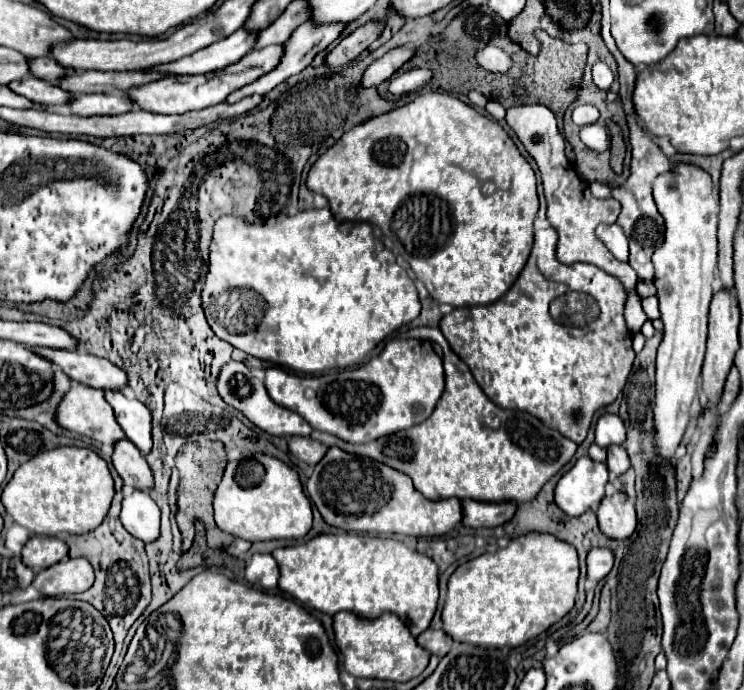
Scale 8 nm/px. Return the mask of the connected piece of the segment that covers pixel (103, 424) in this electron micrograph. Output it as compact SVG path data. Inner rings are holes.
M71 382L71 388L65 392L63 400L59 402L57 410L55 410L55 422L71 432L77 432L81 436L89 436L101 444L113 446L117 440L121 440L125 434L121 430L121 426L117 424L111 406L107 404L107 400L103 398L103 392L79 382ZM71 402L77 402L77 406L71 406Z

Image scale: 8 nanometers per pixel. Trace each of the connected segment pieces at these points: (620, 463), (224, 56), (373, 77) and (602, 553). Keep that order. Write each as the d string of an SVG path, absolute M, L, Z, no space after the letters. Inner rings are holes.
M609 446L607 448L607 468L611 474L621 476L629 468L629 456L623 446Z
M239 28L225 40L219 40L219 42L209 44L207 48L195 52L195 56L187 56L183 60L171 62L171 64L159 64L159 68L147 68L145 72L159 72L159 74L169 74L169 76L215 72L229 64L239 62L247 52L251 52L255 38L257 38L255 34L247 32L245 28Z
M395 48L391 52L387 52L383 58L375 60L363 74L361 84L363 88L373 88L379 86L381 82L389 80L405 62L411 60L411 56L415 54L415 50L403 50L403 48Z
M593 548L587 556L587 578L603 580L613 568L613 552L609 548Z

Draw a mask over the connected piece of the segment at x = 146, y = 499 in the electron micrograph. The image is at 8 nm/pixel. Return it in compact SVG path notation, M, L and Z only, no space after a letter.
M131 490L121 502L121 522L129 534L147 542L159 538L159 508L143 490Z

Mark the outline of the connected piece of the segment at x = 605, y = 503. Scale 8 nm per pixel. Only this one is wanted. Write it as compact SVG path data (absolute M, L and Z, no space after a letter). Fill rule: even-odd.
M615 492L601 500L597 508L597 524L599 530L613 540L625 540L635 532L635 506L625 492Z

